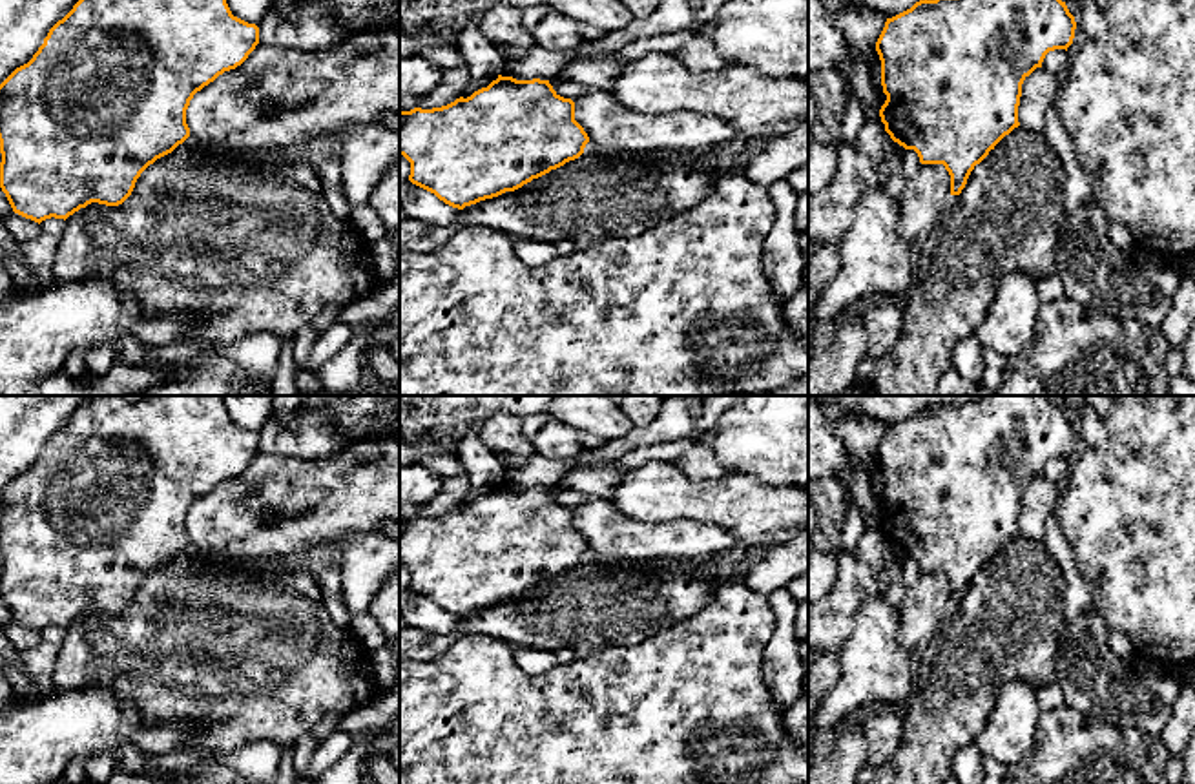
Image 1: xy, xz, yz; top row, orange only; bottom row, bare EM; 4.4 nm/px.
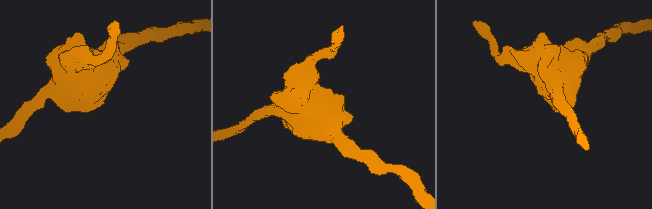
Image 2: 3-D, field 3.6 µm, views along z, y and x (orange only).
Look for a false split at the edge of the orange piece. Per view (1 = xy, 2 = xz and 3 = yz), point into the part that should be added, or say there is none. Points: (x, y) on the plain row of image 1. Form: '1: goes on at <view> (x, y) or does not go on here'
1: does not go on here
2: does not go on here
3: does not go on here

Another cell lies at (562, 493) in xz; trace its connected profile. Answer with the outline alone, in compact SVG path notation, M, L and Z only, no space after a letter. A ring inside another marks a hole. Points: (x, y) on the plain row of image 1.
M566 481L551 487L549 492L556 500L556 503L560 503L564 507L571 507L571 509L580 507L593 500L593 496L577 492Z

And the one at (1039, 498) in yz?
M1036 476L1022 492L1018 531L1022 536L1044 540L1047 520L1055 512L1062 483Z

